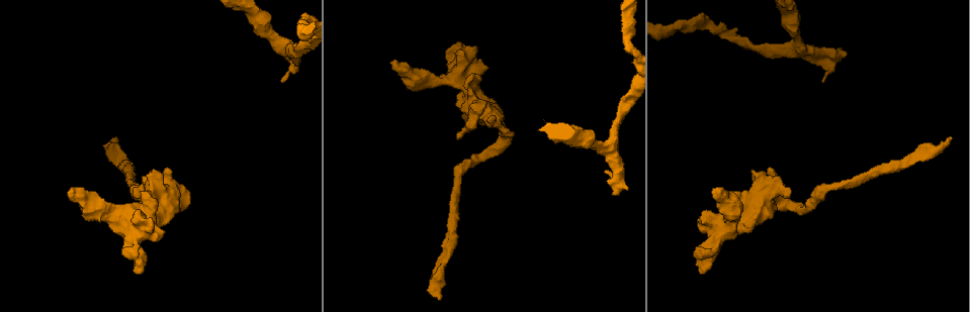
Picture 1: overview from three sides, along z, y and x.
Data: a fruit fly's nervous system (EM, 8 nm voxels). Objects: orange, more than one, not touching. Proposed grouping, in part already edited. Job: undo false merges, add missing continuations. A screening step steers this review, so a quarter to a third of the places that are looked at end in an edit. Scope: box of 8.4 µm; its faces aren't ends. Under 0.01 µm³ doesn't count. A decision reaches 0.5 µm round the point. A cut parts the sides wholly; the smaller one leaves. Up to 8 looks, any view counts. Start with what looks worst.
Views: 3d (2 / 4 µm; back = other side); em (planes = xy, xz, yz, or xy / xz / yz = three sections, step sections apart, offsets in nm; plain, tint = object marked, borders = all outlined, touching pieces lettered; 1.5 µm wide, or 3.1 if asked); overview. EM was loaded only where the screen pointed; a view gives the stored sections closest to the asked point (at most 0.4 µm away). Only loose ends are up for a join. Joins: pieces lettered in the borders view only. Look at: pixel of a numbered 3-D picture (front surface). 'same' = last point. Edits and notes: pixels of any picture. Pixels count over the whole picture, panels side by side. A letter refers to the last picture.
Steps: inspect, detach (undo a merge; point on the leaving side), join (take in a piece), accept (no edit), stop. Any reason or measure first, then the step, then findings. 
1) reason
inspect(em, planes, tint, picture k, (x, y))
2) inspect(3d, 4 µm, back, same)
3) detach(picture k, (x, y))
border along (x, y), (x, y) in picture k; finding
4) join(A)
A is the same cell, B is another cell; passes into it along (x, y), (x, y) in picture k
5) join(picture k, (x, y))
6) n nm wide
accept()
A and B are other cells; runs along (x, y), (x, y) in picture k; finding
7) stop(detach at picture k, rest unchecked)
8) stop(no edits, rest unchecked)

an open end
inspect(em, planes, tint, picture 1, (701, 274))

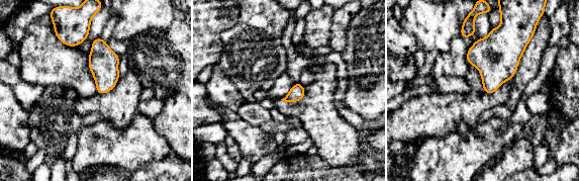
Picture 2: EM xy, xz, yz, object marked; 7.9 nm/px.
inspect(em, planes, borders, same)

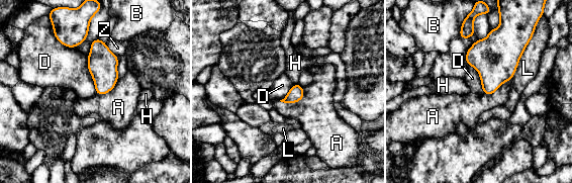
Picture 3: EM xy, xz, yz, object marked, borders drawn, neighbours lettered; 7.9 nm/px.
accept()
A, B, D, H, L and Z are other cells; border along (87, 57), (96, 93) in picture 3; no lettered piece goes on from it

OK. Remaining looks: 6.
inspect(3d, 4 µm, back, picture 1, (844, 51))

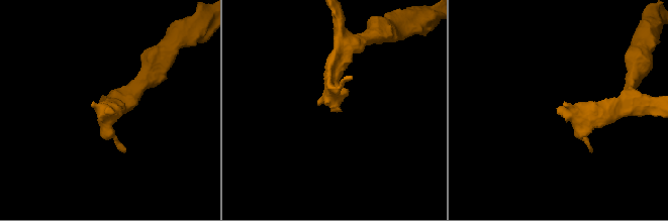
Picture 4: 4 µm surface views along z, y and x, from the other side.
shape alone is not enough
inspect(em, planes, plain, picture 4, (560, 106))

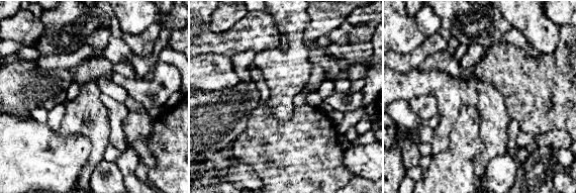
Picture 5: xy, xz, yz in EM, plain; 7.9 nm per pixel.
inspect(em, planes, borders, same)

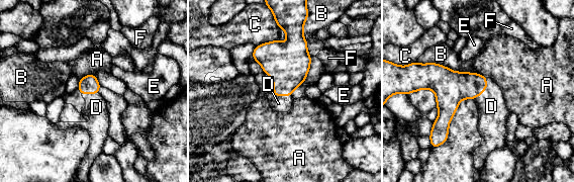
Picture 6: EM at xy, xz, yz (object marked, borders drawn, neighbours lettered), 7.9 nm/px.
join(D)
D is the same cell, A, B, C, E and F are other cells; it goes on there

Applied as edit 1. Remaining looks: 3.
branch stops here
inspect(em, yz, step 8, plain, picture 1, (507, 133))

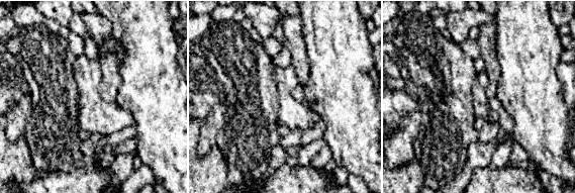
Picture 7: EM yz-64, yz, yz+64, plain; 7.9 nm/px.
see the neighbours
inspect(em, yz, step 8, borders, same)

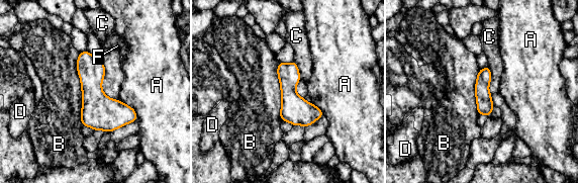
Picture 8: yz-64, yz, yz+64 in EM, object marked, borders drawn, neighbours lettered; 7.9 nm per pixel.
accept()
A, B, C, D and F are other cells; runs along (487, 70), (483, 79), (485, 112) in picture 8; no lettered piece goes on from it

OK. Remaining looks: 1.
stop(join at picture 6, rest unchecked)

